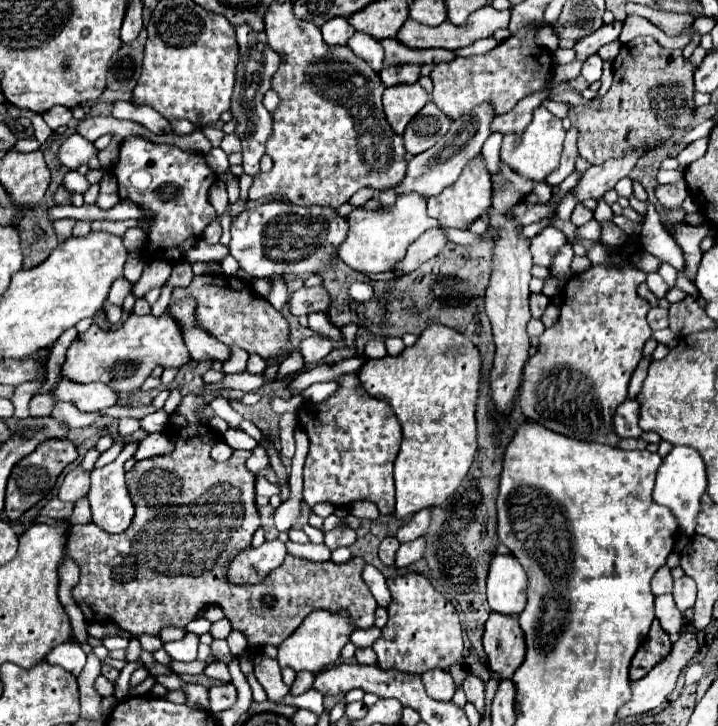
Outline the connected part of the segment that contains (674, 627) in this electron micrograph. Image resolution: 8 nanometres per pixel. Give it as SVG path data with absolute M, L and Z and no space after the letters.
M662 594L656 598L656 618L666 634L678 634L682 630L684 618L682 612L674 606L674 598L670 594Z

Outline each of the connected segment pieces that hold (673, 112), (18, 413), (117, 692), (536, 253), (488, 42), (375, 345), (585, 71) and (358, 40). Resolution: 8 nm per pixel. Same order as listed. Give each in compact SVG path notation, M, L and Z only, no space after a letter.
M652 36L636 38L622 44L618 58L612 62L614 82L610 90L592 102L570 106L568 118L578 128L578 152L592 164L602 164L608 158L618 158L630 146L642 146L650 134L662 134L662 140L678 138L684 130L694 124L694 68L682 58L682 50L668 50L660 46Z
M22 384L16 386L14 396L12 396L12 404L14 404L14 418L28 418L28 402L32 398L32 394L40 388L42 384Z
M130 662L124 666L124 670L120 672L118 680L114 682L114 698L116 702L122 702L126 696L128 696L128 690L130 690L130 676L132 676L132 670L136 670L136 666L140 666L142 662Z
M544 228L540 234L536 234L532 238L532 246L530 252L534 256L534 264L538 266L550 266L554 260L554 254L560 250L560 246L566 244L566 236L556 230L556 228Z
M486 38L486 40L478 40L478 42L462 48L462 50L454 50L454 52L456 52L456 56L472 56L472 54L484 54L496 46L498 46L498 40Z
M370 340L370 342L366 344L364 354L366 354L368 358L382 358L382 356L386 356L386 346L384 346L382 340Z
M598 54L590 56L590 58L584 62L584 66L582 66L582 76L586 78L588 84L600 80L600 76L602 76L602 64L604 64L604 62L598 58Z
M354 32L352 38L348 40L348 46L354 50L354 54L364 58L374 70L382 68L382 58L384 58L382 44L378 40L374 40L370 34Z

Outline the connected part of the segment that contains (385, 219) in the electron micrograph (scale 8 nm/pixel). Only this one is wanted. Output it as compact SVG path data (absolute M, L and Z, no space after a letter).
M412 192L412 194L398 194L392 206L380 206L378 210L364 210L364 208L352 210L348 216L348 236L340 244L338 256L356 272L368 272L368 274L388 272L396 262L404 258L406 248L430 228L442 228L446 234L446 240L450 242L476 244L476 236L472 232L444 228L434 218L430 218L426 214L426 198Z

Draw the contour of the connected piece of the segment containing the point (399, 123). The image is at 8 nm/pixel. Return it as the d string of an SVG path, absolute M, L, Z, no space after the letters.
M416 82L384 90L384 116L396 134L404 134L406 124L430 102L430 94Z

